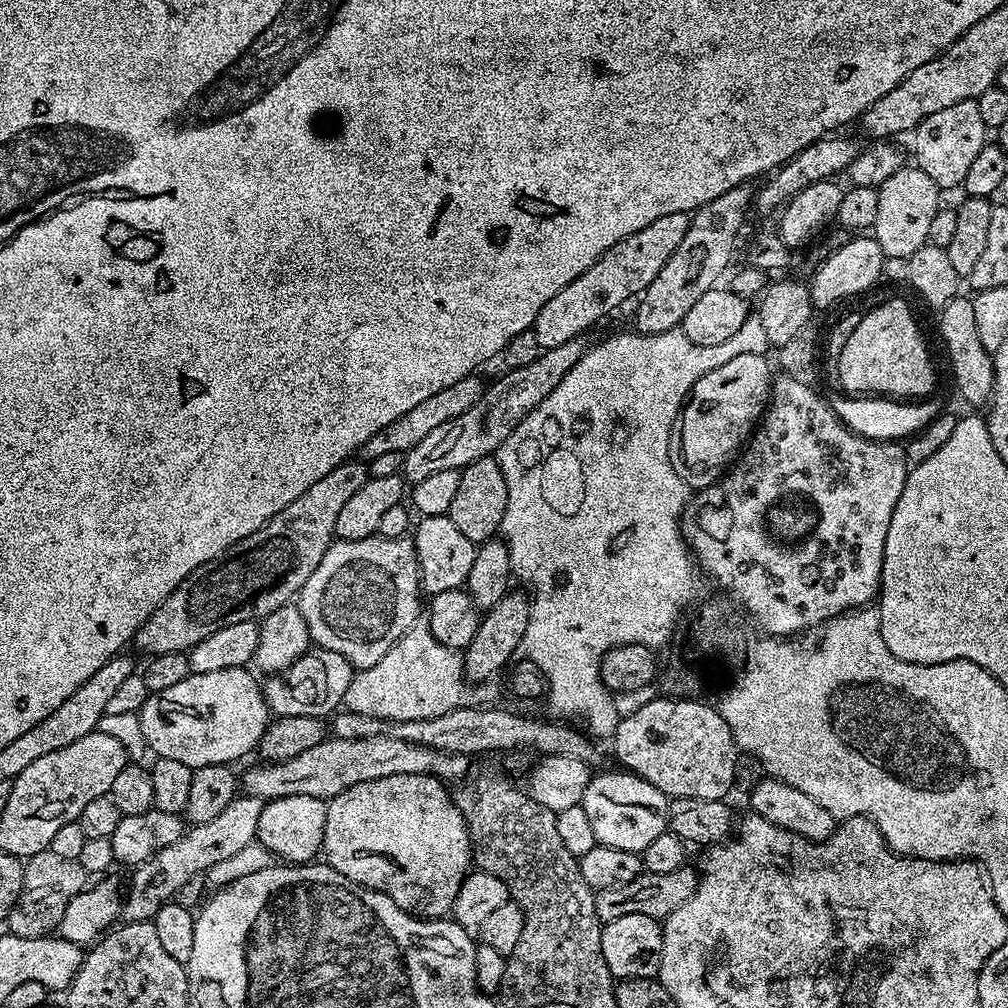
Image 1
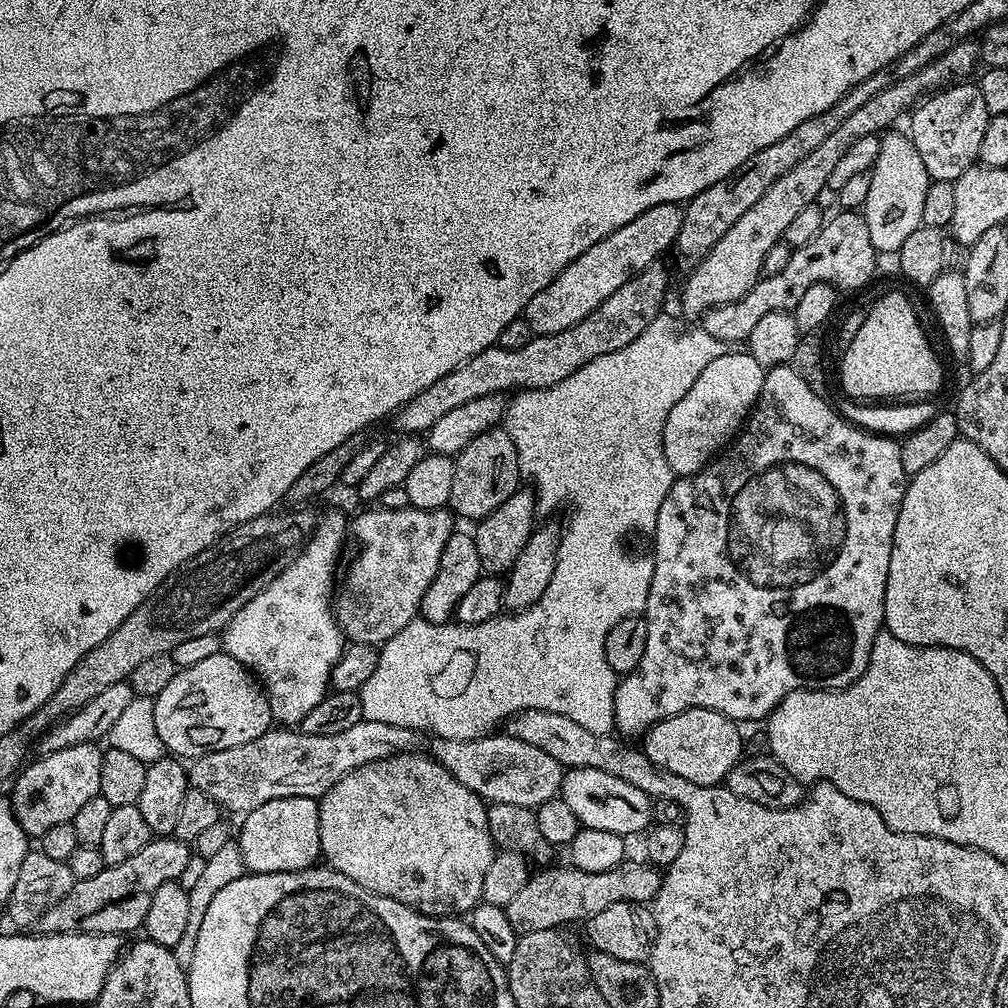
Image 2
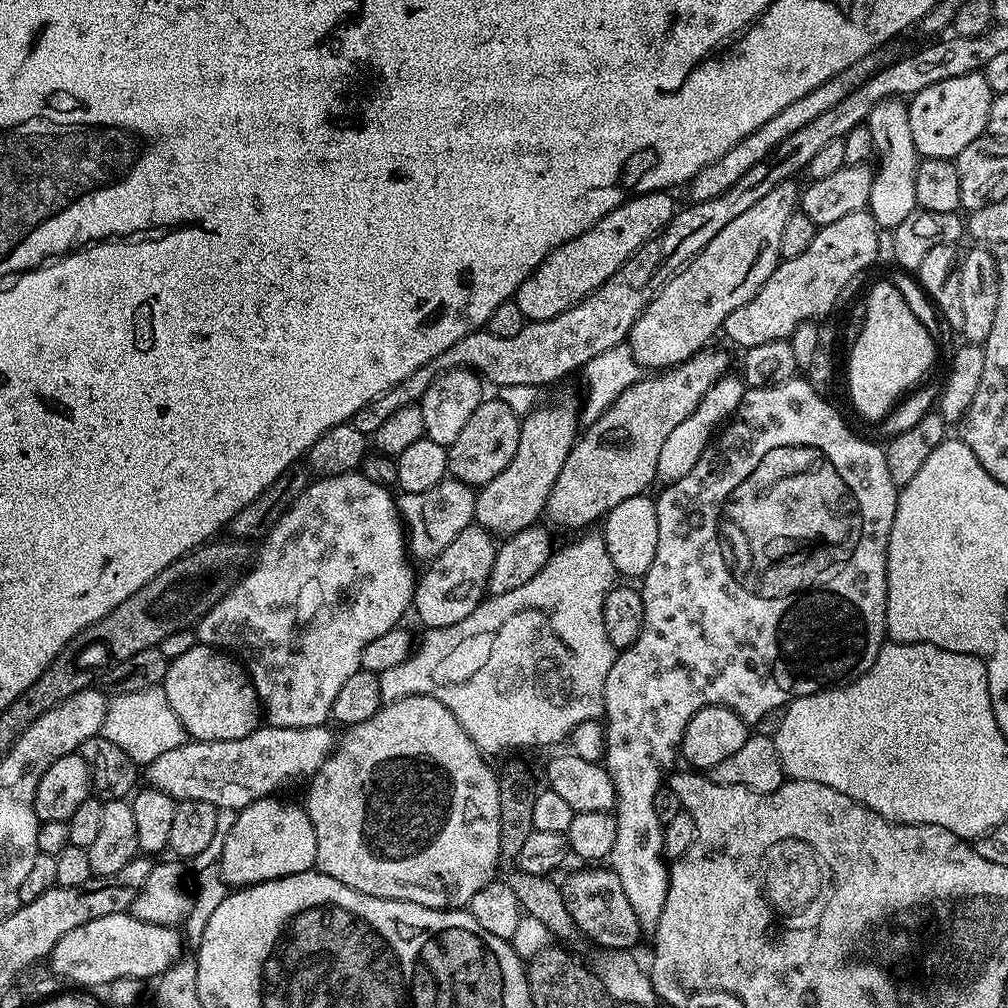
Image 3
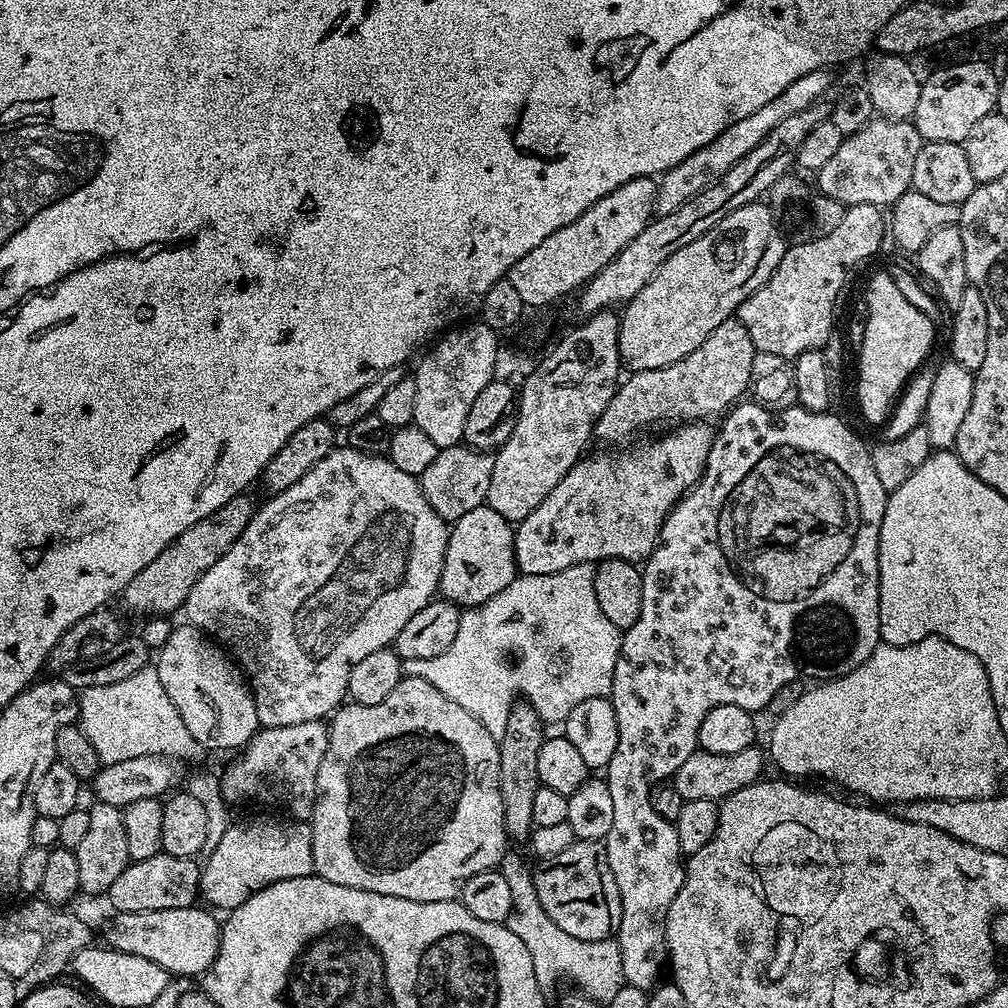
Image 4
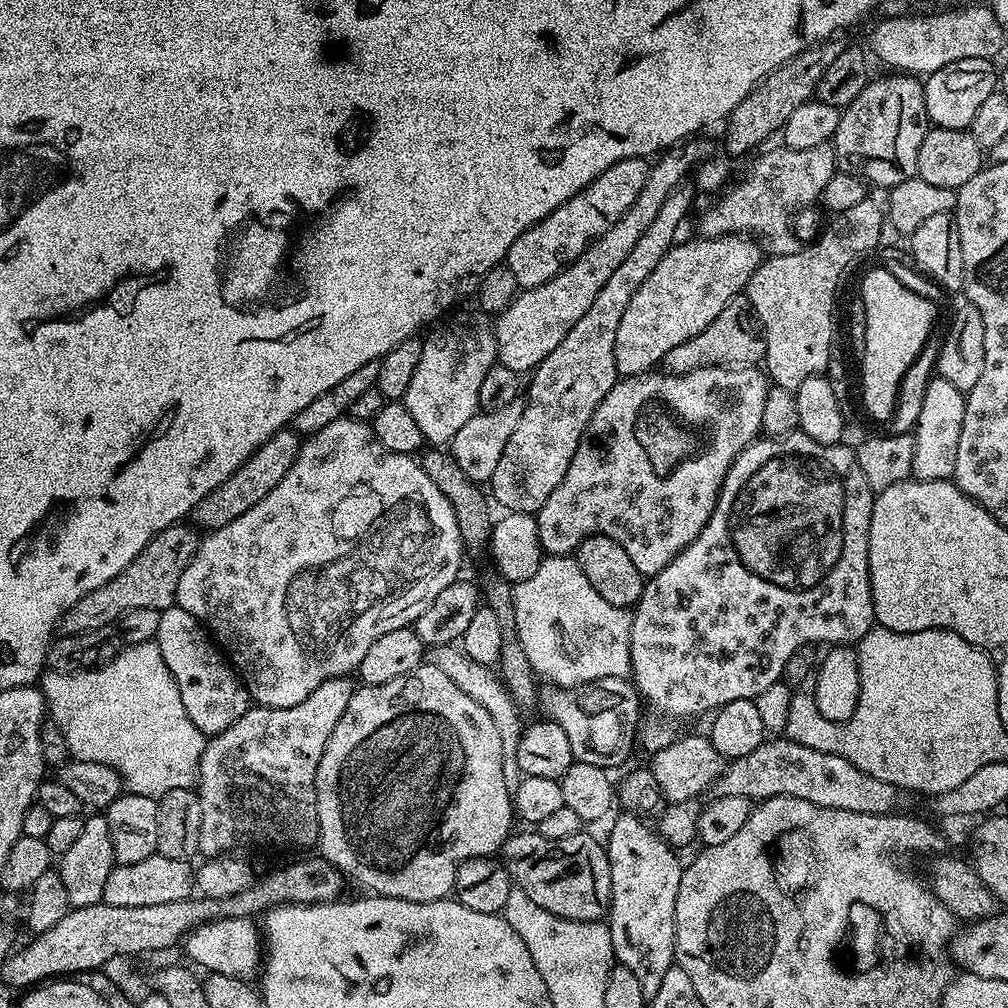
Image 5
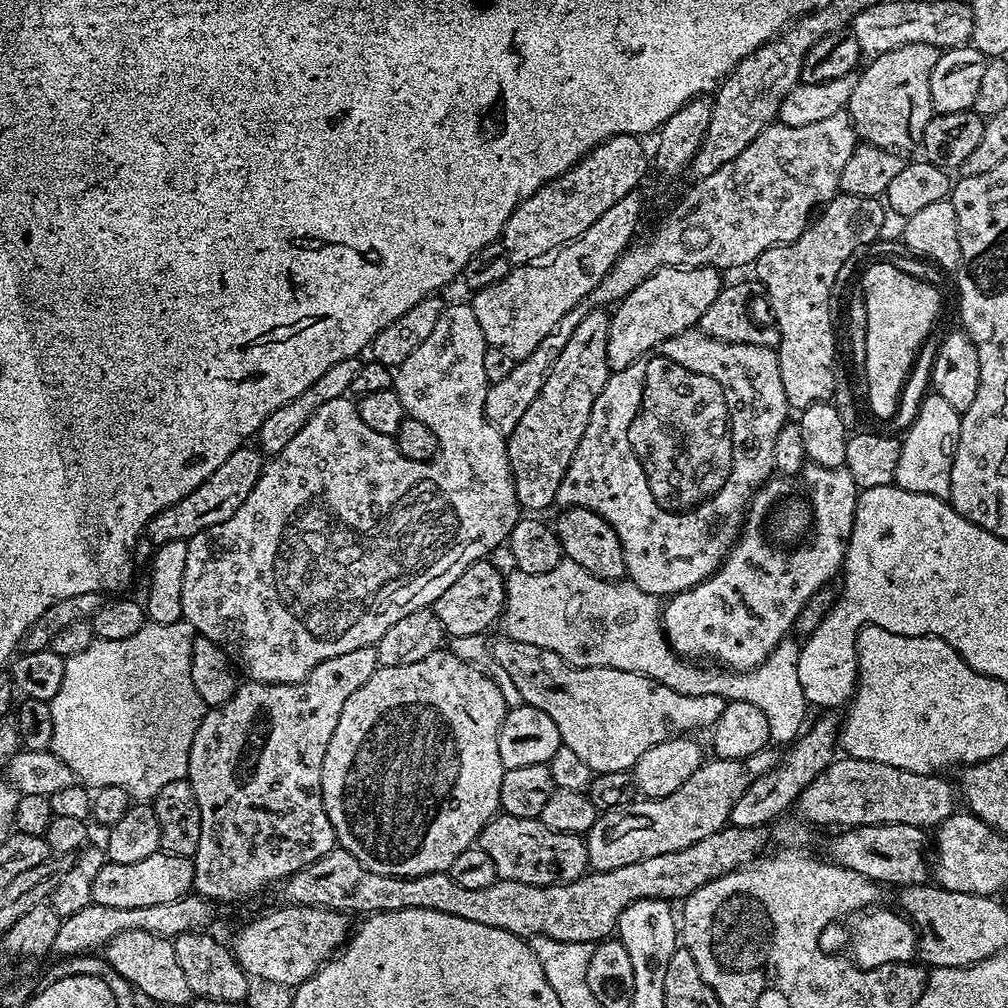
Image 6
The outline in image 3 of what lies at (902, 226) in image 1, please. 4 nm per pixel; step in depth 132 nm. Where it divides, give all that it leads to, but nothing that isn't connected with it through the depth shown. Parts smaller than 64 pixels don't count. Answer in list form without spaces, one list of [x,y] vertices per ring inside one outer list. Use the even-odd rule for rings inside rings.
[[[900,98],[878,102],[878,106],[870,110],[866,123],[874,138],[875,159],[877,161],[880,159],[880,165],[875,165],[874,168],[867,211],[872,213],[881,229],[894,229],[917,209],[914,198],[914,178],[918,157],[914,146],[914,134],[910,134],[910,114],[907,103]]]

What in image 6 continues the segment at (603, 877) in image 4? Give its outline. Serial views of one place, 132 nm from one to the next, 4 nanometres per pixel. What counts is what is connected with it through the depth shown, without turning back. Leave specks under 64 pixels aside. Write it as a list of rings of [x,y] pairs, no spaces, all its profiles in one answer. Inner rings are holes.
[[[497,814],[480,832],[478,846],[490,854],[501,880],[526,882],[534,886],[569,884],[589,871],[588,846],[584,836],[550,830],[539,818],[514,818]]]

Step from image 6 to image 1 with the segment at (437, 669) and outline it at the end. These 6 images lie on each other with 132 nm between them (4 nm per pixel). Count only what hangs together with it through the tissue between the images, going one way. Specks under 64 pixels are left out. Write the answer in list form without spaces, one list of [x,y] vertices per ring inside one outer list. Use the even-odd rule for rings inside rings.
[[[390,774],[390,778],[378,778],[370,782],[358,782],[342,794],[332,797],[327,801],[328,809],[326,810],[326,830],[324,831],[323,855],[326,857],[326,863],[329,868],[338,870],[338,874],[349,876],[356,884],[364,888],[373,888],[376,892],[386,894],[395,902],[404,912],[410,912],[414,916],[421,918],[444,918],[449,915],[458,898],[458,890],[462,882],[467,878],[470,869],[473,867],[472,843],[470,834],[466,830],[466,822],[458,810],[458,806],[452,800],[452,793],[446,787],[445,781],[438,779],[436,776],[427,776],[426,774]]]

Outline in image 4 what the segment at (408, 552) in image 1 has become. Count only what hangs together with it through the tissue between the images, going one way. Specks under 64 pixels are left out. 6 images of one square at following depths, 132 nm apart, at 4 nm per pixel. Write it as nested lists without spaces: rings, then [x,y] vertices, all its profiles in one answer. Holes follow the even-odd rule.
[[[444,446],[435,456],[434,462],[430,462],[430,466],[426,466],[426,470],[418,479],[428,505],[445,522],[451,522],[462,518],[462,514],[474,510],[487,501],[490,474],[494,474],[494,462],[489,453],[467,446]]]

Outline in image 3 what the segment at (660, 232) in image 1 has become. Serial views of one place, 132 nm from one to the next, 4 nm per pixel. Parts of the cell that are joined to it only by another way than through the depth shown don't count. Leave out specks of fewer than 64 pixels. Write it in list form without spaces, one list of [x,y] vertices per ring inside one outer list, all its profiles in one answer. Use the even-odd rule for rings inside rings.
[[[667,191],[630,196],[623,204],[610,210],[606,218],[590,226],[590,230],[555,248],[532,276],[518,286],[514,299],[525,321],[554,318],[601,288],[647,240],[654,239],[668,227],[678,211],[678,204],[668,196],[671,195]]]

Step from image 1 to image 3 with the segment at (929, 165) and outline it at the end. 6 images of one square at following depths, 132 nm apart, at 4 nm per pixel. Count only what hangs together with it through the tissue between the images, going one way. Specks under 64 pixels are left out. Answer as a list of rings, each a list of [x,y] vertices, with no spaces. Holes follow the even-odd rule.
[[[978,71],[958,74],[958,78],[945,78],[943,82],[934,82],[934,86],[926,86],[926,90],[911,97],[907,106],[910,134],[914,134],[917,157],[955,161],[956,156],[962,154],[966,146],[970,146],[970,142],[987,133],[993,95],[983,71]]]

